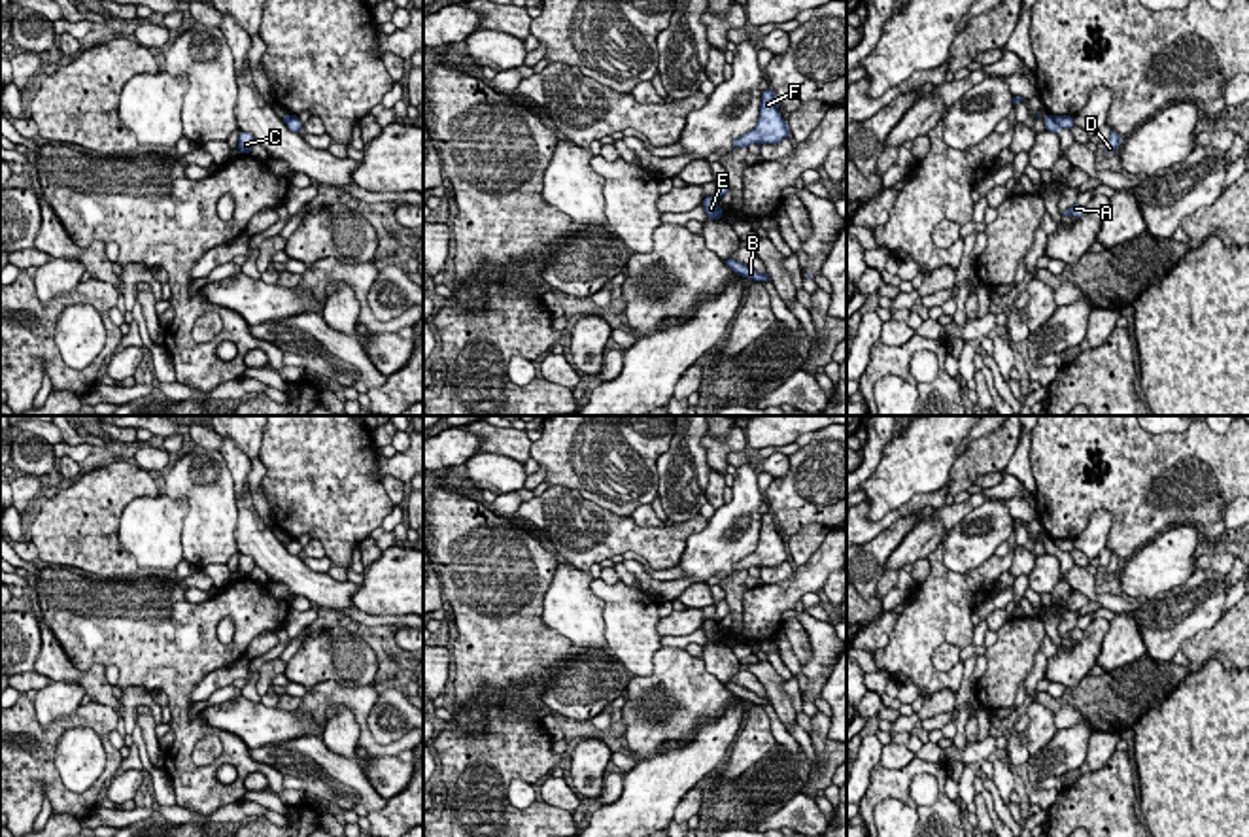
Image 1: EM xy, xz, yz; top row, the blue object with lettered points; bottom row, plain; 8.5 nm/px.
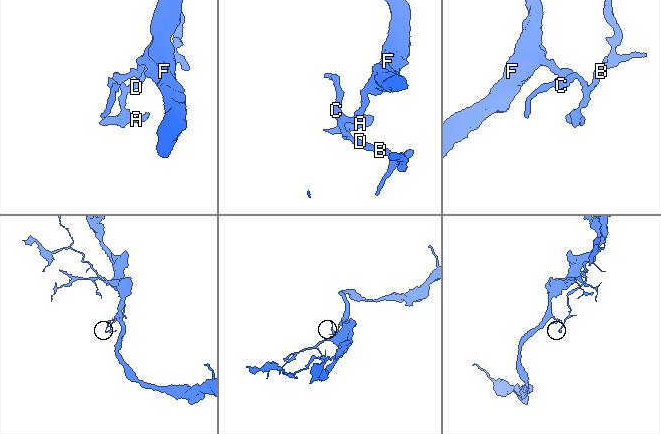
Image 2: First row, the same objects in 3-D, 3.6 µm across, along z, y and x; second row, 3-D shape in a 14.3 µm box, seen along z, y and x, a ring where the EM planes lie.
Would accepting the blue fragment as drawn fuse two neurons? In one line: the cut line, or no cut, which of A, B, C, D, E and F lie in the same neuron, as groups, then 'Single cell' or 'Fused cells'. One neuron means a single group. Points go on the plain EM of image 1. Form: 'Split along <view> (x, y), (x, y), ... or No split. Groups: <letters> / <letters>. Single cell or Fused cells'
Split along xz (713, 618), (717, 624). Groups: A B C D E / F. Fused cells

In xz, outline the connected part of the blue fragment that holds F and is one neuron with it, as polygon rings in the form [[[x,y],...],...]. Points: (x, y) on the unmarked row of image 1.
[[[771,512],[761,514],[761,527],[760,527],[760,542],[758,548],[737,561],[733,571],[748,571],[750,567],[780,567],[788,561],[788,548],[778,535],[777,520]]]

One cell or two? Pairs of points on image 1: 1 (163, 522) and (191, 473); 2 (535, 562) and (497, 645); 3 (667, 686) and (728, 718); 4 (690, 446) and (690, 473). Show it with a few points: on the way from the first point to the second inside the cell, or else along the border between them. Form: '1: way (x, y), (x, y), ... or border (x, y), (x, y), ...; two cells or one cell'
1: border (165, 492), (188, 503), (180, 543); two cells
2: way (514, 582), (501, 596), (499, 624); one cell
3: border (741, 700), (686, 741); two cells
4: way (690, 452), (690, 467); one cell

